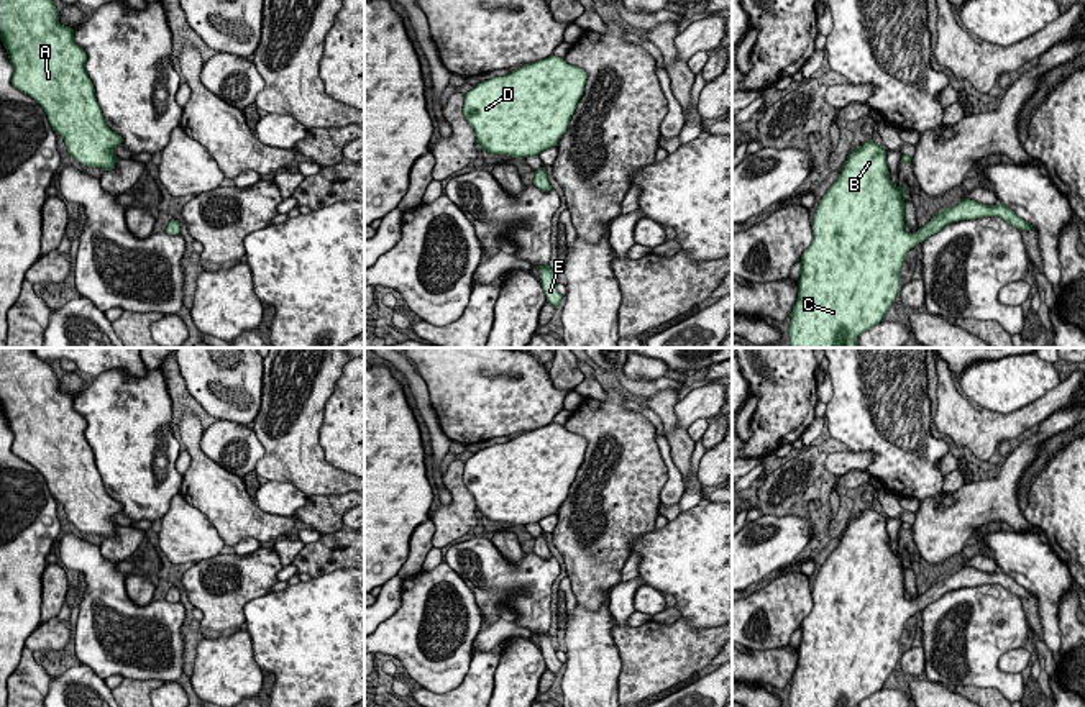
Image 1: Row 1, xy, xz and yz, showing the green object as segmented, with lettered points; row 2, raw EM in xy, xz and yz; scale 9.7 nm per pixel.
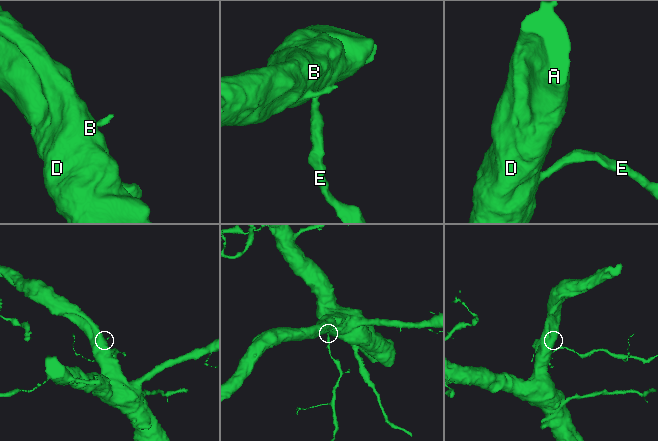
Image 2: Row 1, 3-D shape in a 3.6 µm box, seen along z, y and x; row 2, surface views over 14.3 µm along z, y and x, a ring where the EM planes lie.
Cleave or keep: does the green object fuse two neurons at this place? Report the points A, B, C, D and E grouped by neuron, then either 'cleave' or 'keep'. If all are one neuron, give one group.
A B C D E; keep

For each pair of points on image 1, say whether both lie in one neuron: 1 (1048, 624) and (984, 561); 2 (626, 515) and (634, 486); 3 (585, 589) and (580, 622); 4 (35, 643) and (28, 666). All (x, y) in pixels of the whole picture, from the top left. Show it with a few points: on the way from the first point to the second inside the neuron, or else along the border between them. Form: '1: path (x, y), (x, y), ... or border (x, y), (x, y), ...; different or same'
1: border (988, 553), (1000, 570); different
2: path (626, 509), (627, 492); same
3: border (608, 591), (595, 611), (586, 611), (576, 604); different
4: border (25, 647), (32, 652); different

